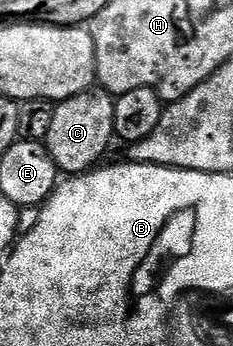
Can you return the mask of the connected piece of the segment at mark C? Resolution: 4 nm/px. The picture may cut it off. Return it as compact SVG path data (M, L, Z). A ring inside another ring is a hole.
M102 88L86 90L72 98L58 103L53 112L53 125L49 127L46 140L47 151L50 152L55 166L64 175L82 176L98 167L116 141L113 128L113 108L115 98ZM103 158L103 159L102 159Z

